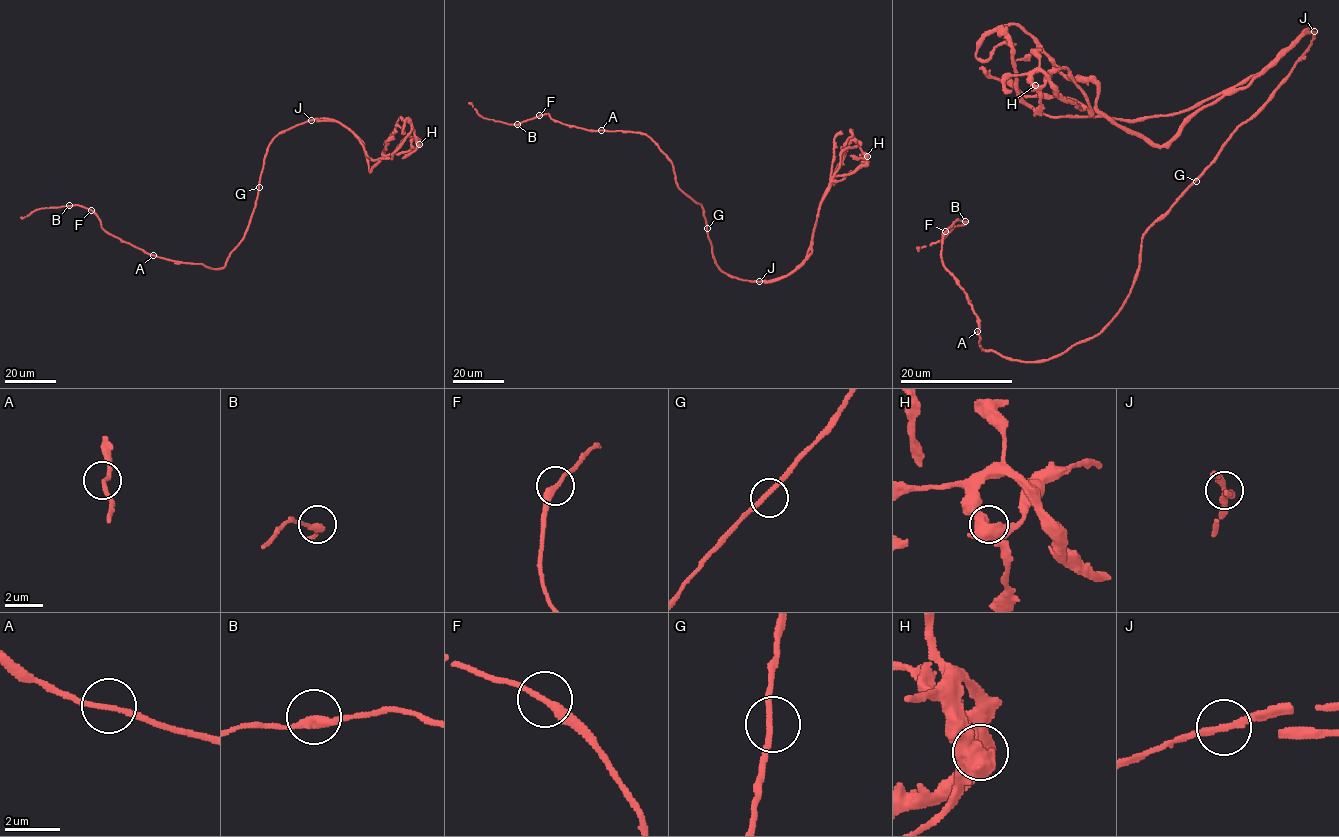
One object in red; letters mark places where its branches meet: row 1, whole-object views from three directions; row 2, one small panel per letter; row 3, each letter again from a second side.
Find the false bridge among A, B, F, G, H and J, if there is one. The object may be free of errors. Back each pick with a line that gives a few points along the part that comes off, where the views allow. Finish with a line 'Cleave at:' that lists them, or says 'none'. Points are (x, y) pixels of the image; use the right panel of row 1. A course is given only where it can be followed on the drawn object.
H: foreign part runs (1034, 85), (1065, 68), (1092, 116), (1134, 120), (1192, 109), (1233, 89), (1270, 67), (1302, 34), (1316, 32)
Cleave at: H

